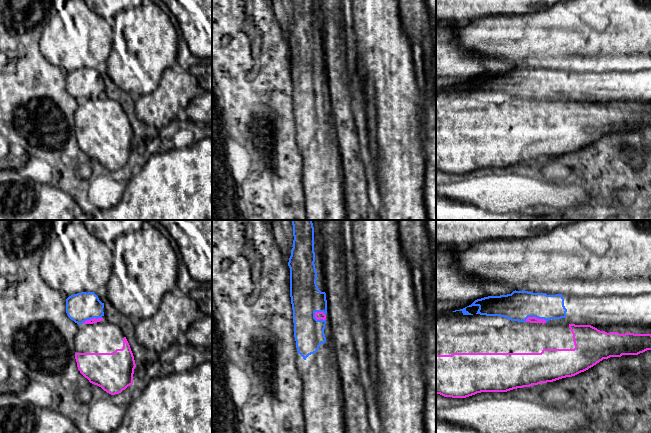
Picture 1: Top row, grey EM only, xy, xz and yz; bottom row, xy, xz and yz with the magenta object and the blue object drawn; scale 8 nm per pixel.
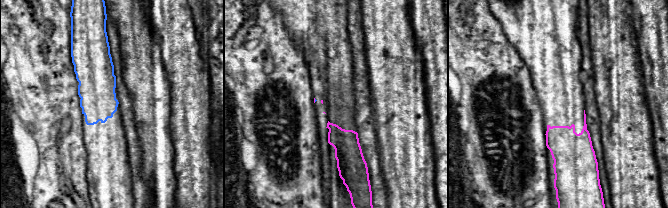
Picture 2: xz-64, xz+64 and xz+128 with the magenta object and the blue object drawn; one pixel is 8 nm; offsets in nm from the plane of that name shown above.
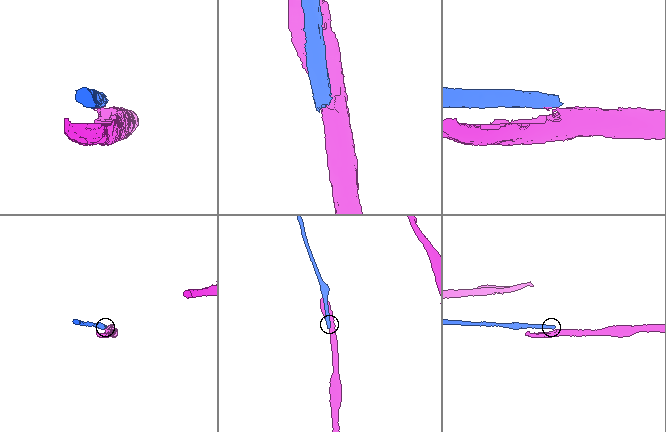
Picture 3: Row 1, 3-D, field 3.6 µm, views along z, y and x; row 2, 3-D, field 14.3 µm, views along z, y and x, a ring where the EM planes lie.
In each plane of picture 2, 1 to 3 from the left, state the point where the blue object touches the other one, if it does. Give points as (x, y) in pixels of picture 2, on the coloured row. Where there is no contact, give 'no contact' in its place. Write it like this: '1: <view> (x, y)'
1: no contact
2: xz+64 (314, 100)
3: no contact

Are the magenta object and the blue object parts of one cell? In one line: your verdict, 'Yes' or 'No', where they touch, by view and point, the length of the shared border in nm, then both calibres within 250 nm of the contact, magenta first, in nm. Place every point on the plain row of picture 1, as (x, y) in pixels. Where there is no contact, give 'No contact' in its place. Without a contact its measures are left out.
No. Touches magenta at xz (318, 95). Shared border 120 nm. Thickness 60 nm (magenta) against 260 nm

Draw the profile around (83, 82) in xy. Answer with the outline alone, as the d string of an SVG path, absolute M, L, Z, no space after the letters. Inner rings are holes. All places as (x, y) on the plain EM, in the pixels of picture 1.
M106 62L94 68L81 68L66 74L66 89L78 101L86 96L102 94L105 90L104 77L107 71Z

